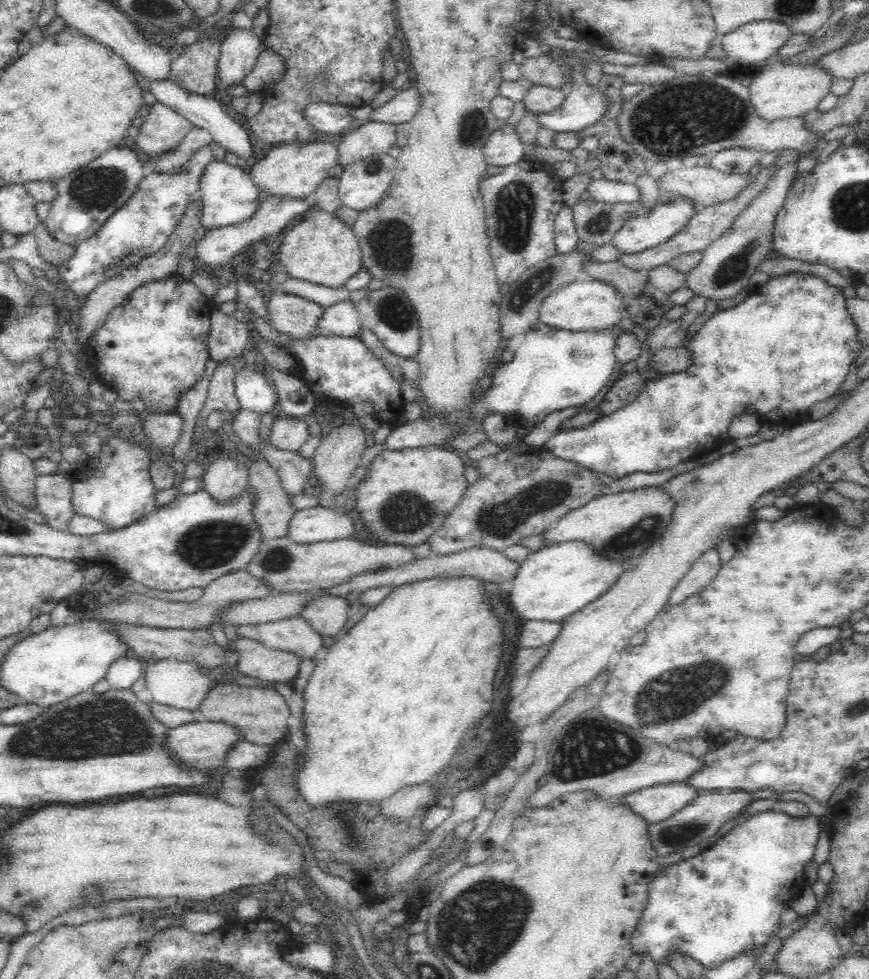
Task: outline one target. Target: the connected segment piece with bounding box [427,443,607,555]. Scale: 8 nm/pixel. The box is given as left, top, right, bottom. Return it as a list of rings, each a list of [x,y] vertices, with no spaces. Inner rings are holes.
[[[522,443],[513,450],[504,449],[496,455],[474,462],[474,469],[478,471],[479,480],[469,486],[454,510],[427,541],[431,555],[448,555],[478,548],[503,551],[518,545],[522,538],[544,532],[567,512],[588,504],[607,491],[598,473],[570,460],[554,457],[546,451],[545,446],[534,447]]]

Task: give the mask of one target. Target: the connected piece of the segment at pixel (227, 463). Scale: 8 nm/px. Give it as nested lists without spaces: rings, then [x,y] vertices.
[[[233,458],[214,460],[204,476],[202,489],[213,496],[216,502],[230,502],[248,488],[249,468]]]

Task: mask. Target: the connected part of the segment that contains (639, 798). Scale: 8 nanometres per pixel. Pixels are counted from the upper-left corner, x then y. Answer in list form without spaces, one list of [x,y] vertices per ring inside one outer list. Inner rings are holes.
[[[685,782],[656,784],[623,795],[621,801],[632,812],[641,816],[647,824],[670,818],[674,813],[688,806],[698,795],[698,790]]]

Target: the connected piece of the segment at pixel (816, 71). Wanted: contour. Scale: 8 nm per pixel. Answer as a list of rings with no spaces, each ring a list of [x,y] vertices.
[[[816,63],[807,66],[776,64],[765,67],[753,78],[749,85],[749,99],[764,120],[794,118],[816,109],[817,104],[830,93],[833,80],[834,77]]]

